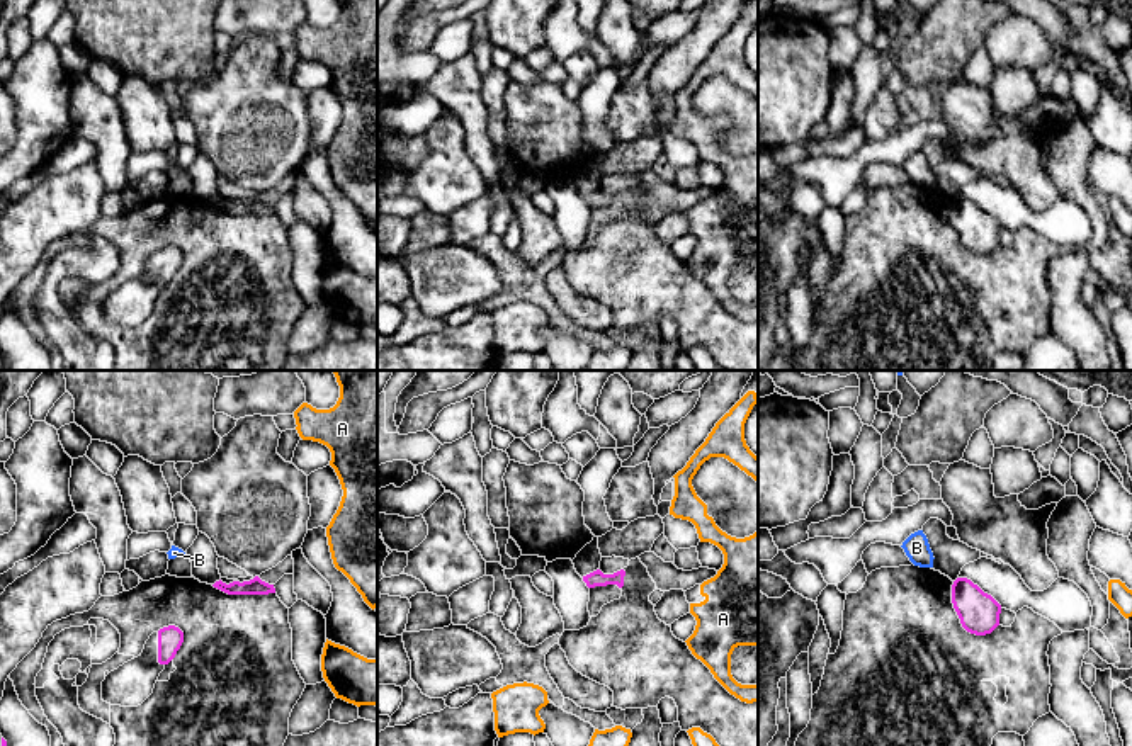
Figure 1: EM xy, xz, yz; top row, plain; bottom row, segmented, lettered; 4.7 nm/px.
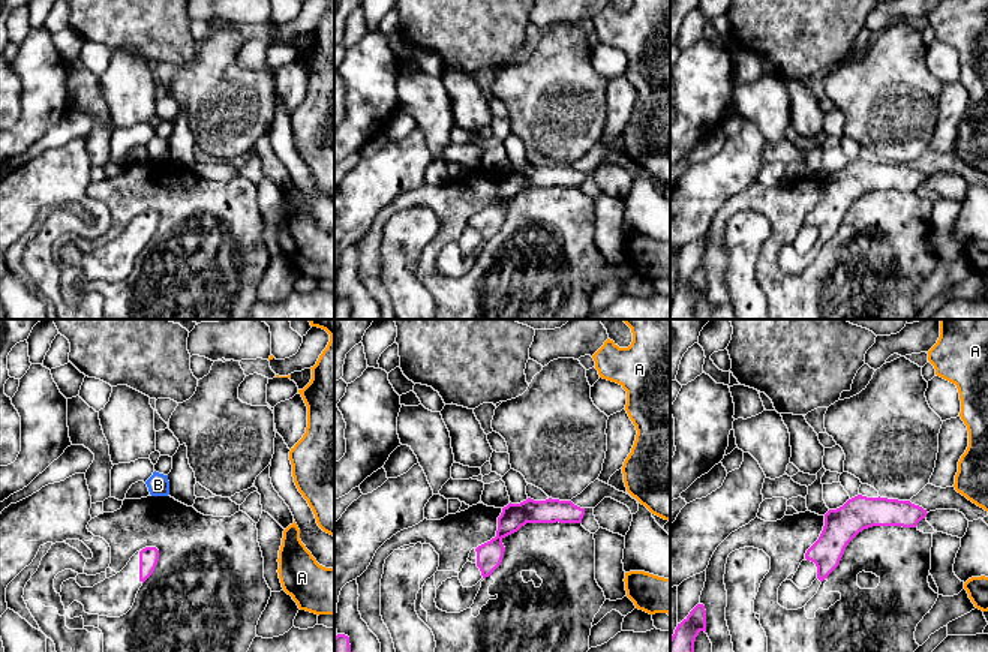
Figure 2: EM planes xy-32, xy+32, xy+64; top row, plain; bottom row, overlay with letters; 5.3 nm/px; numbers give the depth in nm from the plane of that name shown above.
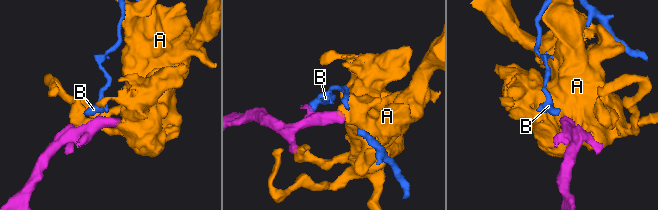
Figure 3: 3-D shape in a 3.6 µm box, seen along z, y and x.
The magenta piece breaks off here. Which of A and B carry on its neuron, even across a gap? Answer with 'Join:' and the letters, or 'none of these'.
Join: A

